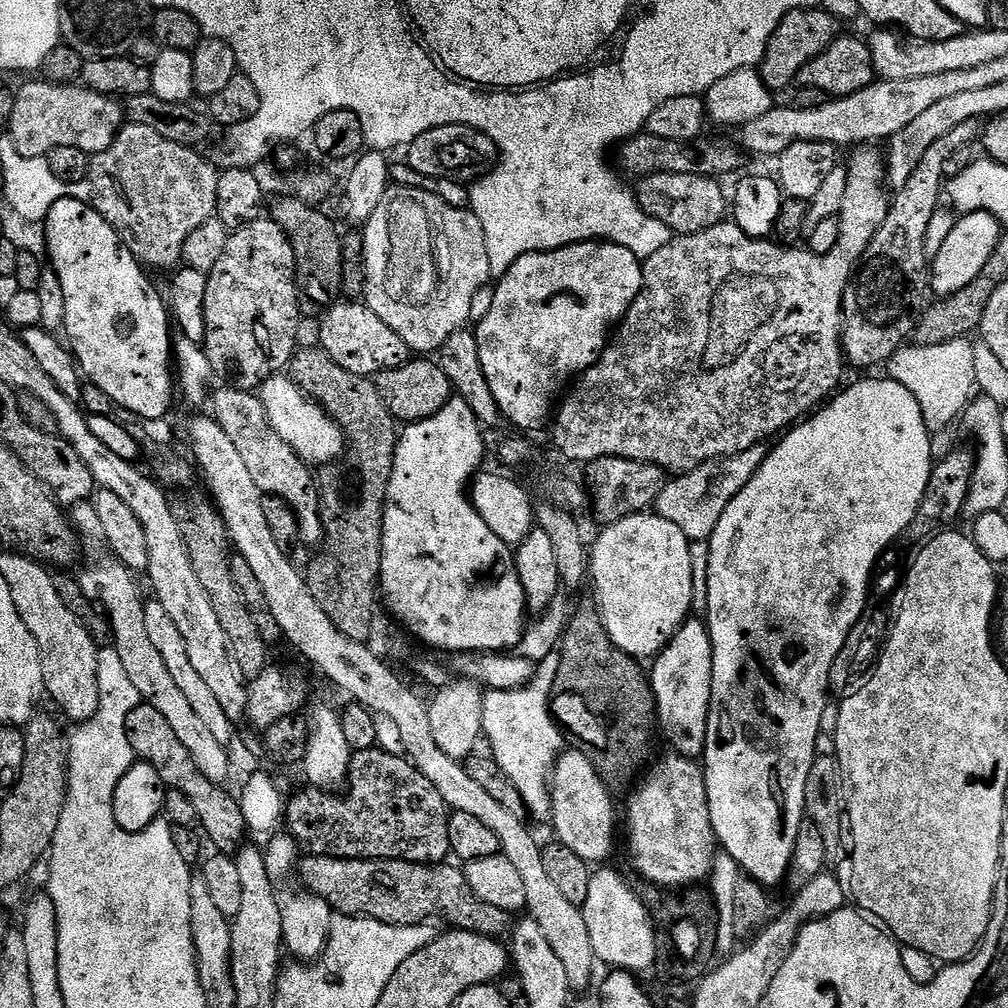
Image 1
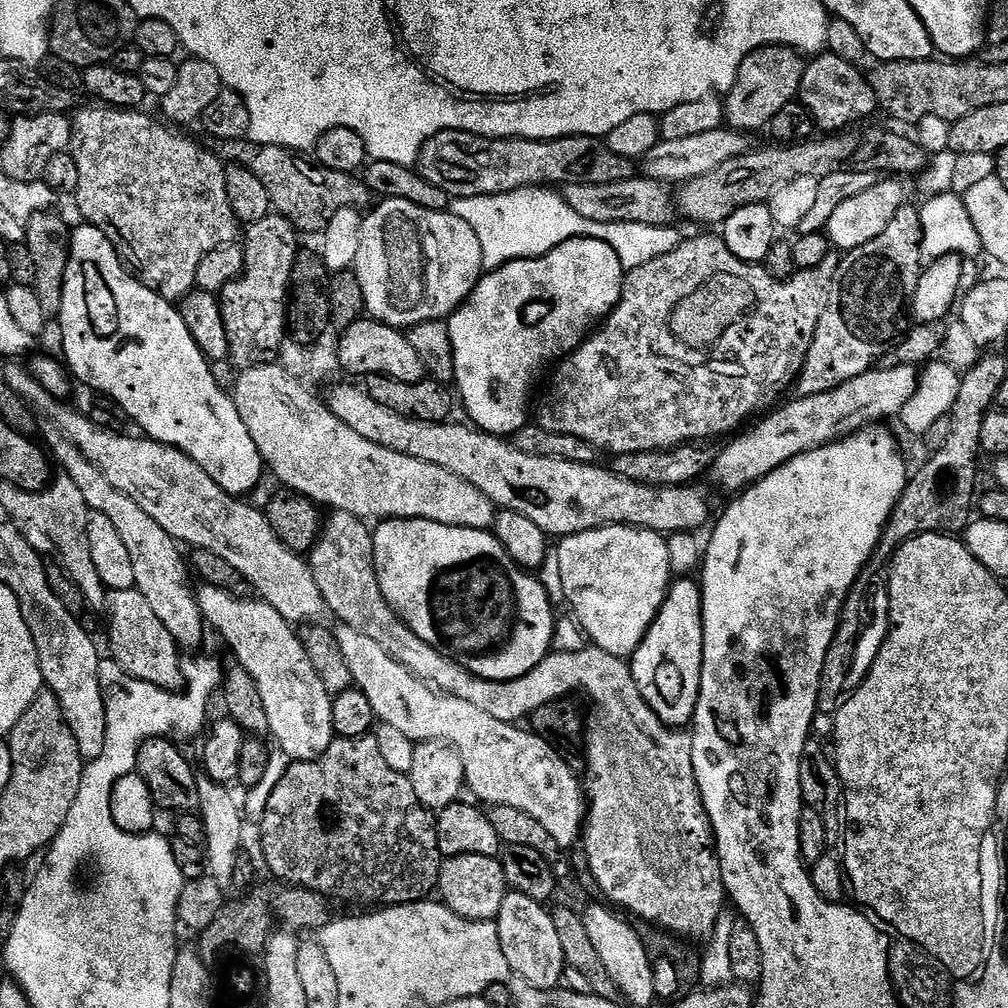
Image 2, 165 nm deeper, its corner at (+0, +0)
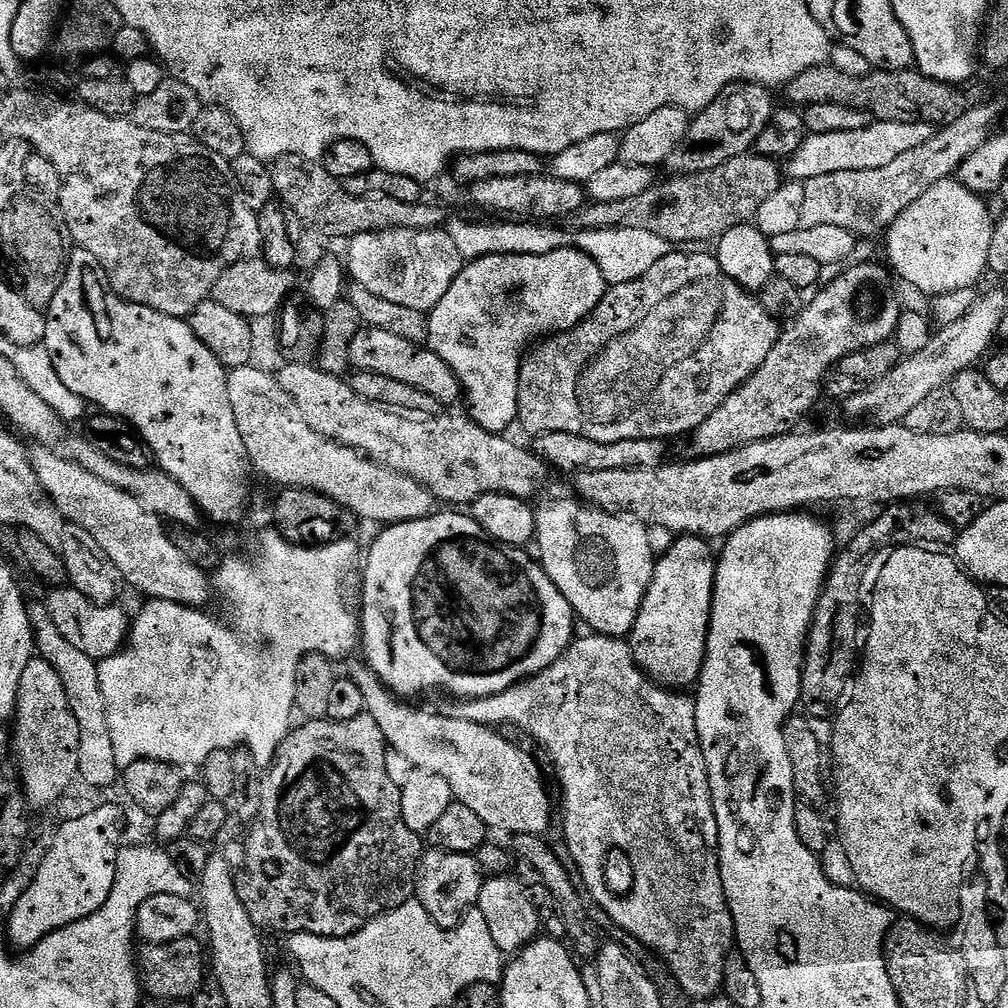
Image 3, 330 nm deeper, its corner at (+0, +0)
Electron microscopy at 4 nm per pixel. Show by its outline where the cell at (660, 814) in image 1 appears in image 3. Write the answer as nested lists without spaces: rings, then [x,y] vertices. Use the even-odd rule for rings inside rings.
[[[599,634],[587,635],[581,640],[580,637],[573,639],[567,650],[550,666],[546,666],[546,670],[542,670],[493,696],[479,696],[476,700],[460,698],[455,702],[448,702],[452,704],[442,708],[443,715],[462,722],[518,728],[532,737],[537,745],[541,744],[548,751],[548,756],[552,759],[553,766],[556,767],[556,776],[560,779],[560,788],[564,791],[562,838],[568,843],[572,863],[578,866],[583,887],[585,884],[589,894],[592,895],[591,903],[593,905],[596,903],[622,931],[629,932],[637,940],[637,945],[655,952],[664,961],[664,965],[670,969],[678,986],[682,986],[689,1001],[709,1000],[724,987],[724,967],[726,958],[734,951],[736,927],[722,886],[720,835],[712,805],[712,791],[708,781],[706,758],[702,754],[702,746],[698,738],[695,699],[691,695],[662,688],[659,684],[649,680],[637,668],[632,645],[627,639]]]

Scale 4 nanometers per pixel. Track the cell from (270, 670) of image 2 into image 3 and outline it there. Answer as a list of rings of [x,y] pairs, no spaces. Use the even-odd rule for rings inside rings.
[[[36,446],[31,449],[30,459],[32,469],[38,474],[42,486],[48,491],[48,497],[56,503],[58,510],[64,515],[68,524],[77,524],[85,528],[95,540],[98,546],[118,566],[120,579],[125,585],[137,588],[148,600],[165,600],[175,604],[184,604],[187,608],[205,607],[204,603],[208,600],[208,588],[210,592],[209,577],[200,569],[199,566],[190,562],[182,550],[178,550],[168,537],[168,529],[162,523],[159,516],[155,516],[138,498],[118,490],[118,486],[110,486],[110,482],[102,482],[102,478],[94,478],[90,470],[82,470],[82,466],[75,461],[68,459],[67,456],[51,448]]]

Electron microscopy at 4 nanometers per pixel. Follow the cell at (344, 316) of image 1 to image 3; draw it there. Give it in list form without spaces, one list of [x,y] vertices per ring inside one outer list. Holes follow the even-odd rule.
[[[362,327],[350,343],[349,362],[355,371],[383,374],[385,378],[394,378],[406,386],[414,386],[414,390],[422,390],[422,394],[438,398],[441,406],[448,406],[462,396],[460,379],[454,370],[450,370],[450,366],[446,366],[446,362],[442,362],[442,358],[438,358],[438,354],[424,344],[406,342],[406,338],[398,338],[387,330]]]

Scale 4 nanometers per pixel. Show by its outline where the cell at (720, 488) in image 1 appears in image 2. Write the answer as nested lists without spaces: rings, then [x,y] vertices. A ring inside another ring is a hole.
[[[877,366],[871,372],[858,374],[858,378],[850,378],[850,382],[842,382],[834,390],[796,396],[785,408],[773,407],[754,428],[733,435],[732,442],[713,457],[708,476],[724,491],[739,494],[766,478],[766,474],[778,470],[778,466],[790,462],[790,458],[798,458],[798,454],[818,450],[843,436],[853,436],[862,428],[888,422],[891,416],[899,417],[906,402],[914,398],[917,379],[915,367]]]

